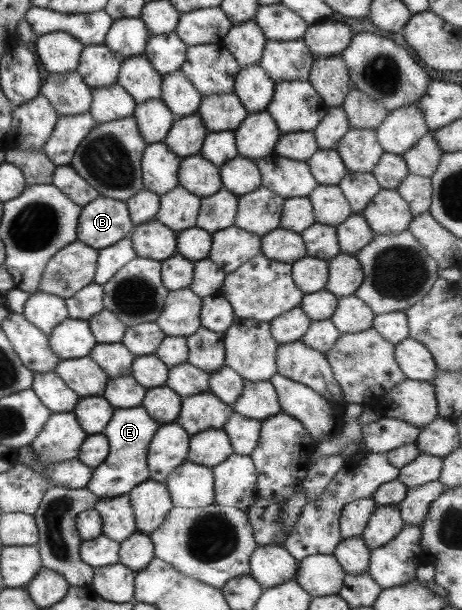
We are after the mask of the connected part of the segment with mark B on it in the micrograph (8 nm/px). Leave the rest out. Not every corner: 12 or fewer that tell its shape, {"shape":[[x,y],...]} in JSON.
{"shape":[[125,201],[81,207],[77,240],[98,251],[129,236]]}

